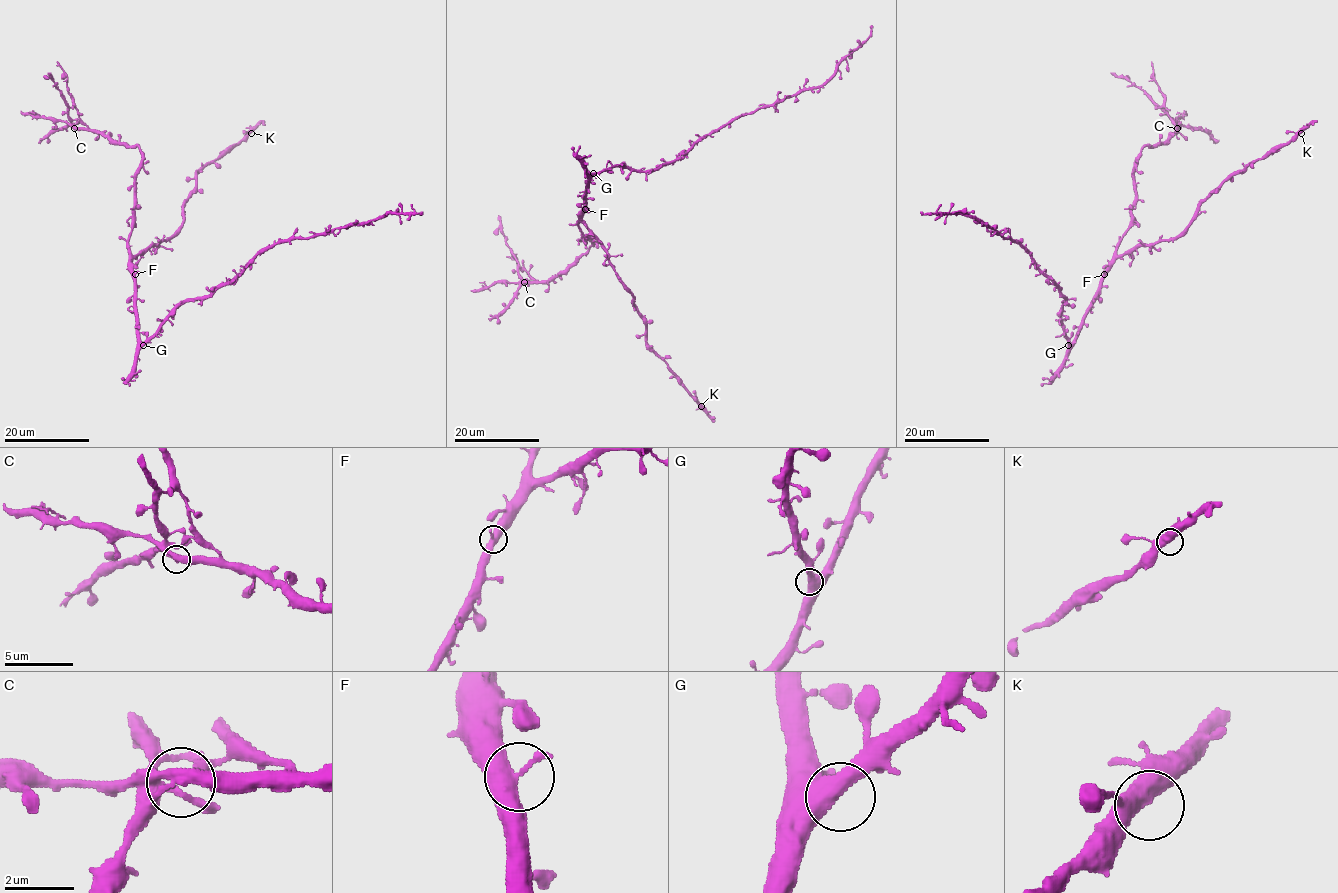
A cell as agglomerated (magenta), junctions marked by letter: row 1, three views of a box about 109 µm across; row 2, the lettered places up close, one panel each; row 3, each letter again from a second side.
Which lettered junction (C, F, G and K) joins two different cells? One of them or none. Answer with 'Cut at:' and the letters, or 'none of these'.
Cut at: C

